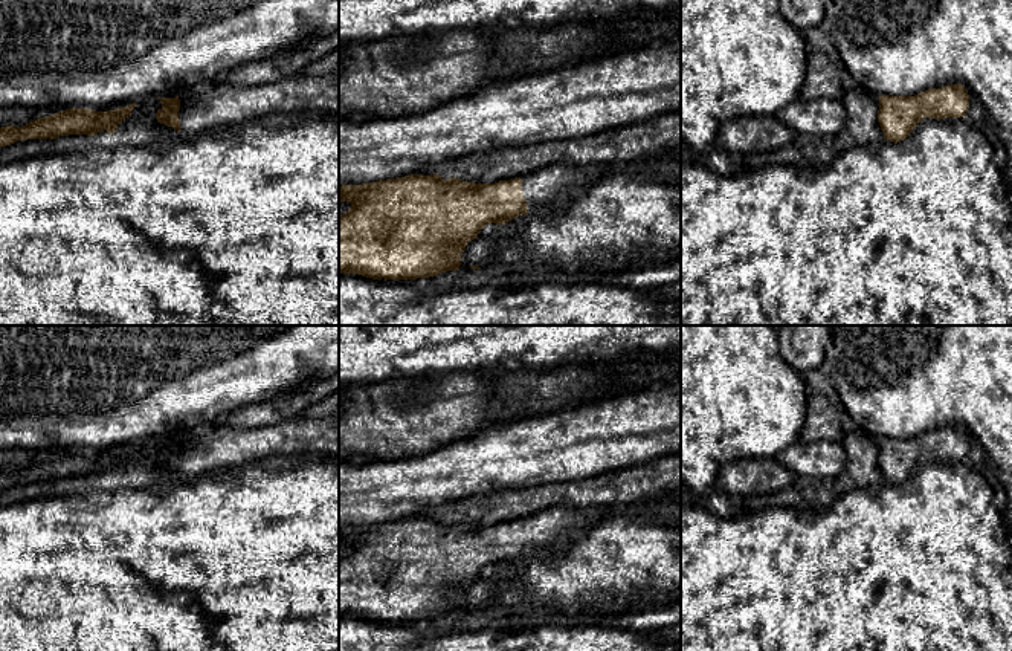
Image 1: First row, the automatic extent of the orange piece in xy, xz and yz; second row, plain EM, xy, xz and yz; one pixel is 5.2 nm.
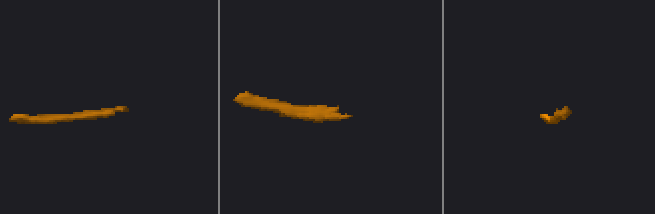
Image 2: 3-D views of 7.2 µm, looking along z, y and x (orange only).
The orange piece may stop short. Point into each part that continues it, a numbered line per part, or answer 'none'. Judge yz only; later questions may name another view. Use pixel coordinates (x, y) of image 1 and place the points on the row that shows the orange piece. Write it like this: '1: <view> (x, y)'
none

